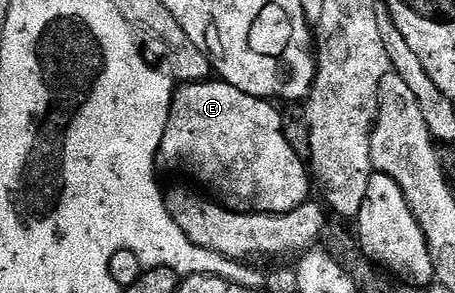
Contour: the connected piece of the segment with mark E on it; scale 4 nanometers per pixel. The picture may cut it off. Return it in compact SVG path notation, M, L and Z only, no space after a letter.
M209 79L207 81L190 81L181 84L172 94L172 106L170 115L166 119L166 131L160 140L159 164L168 169L177 169L180 173L185 173L188 177L193 177L200 185L205 185L209 189L207 192L213 198L223 199L222 204L225 209L232 209L235 213L289 213L298 207L302 207L310 200L308 193L308 181L310 185L310 169L305 158L294 155L294 147L286 143L284 134L285 118L280 117L280 113L275 109L271 100L254 95L246 95L246 91L238 91L238 87L230 87L230 83L219 79Z

